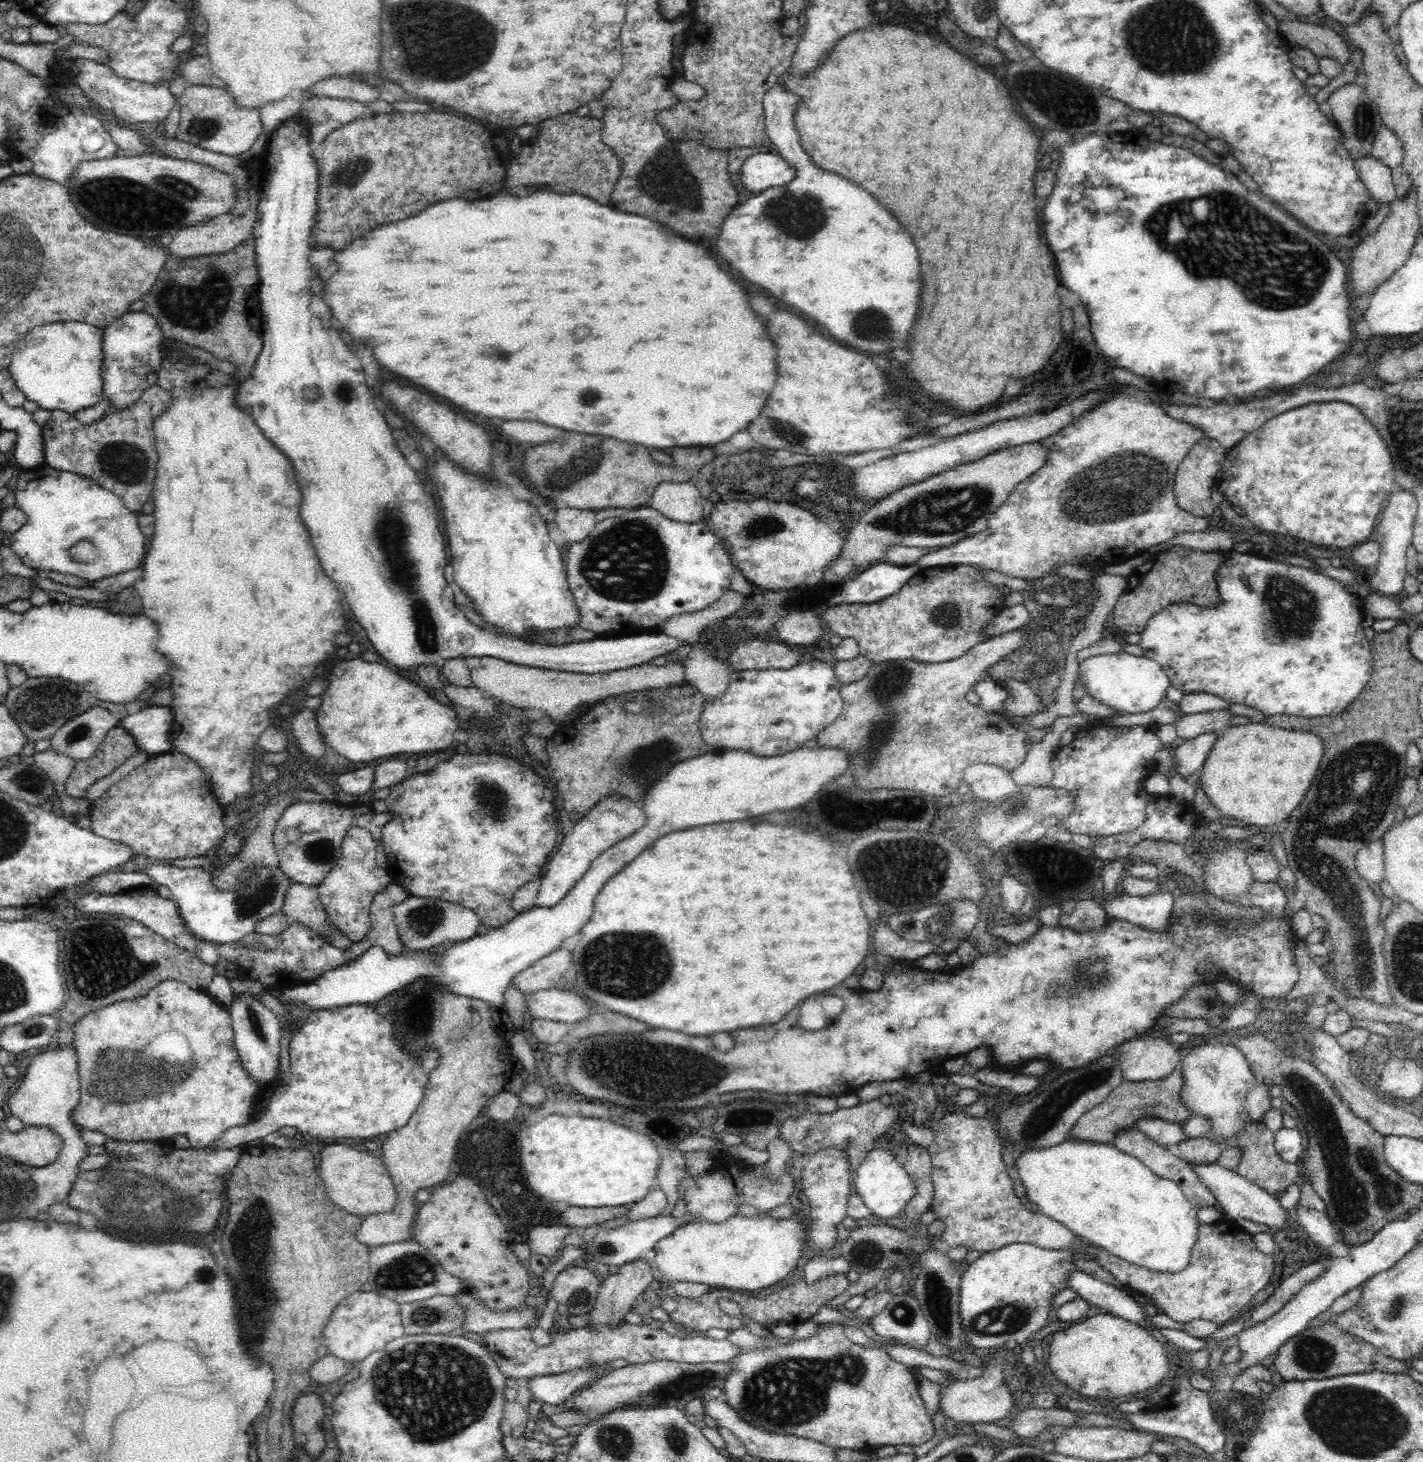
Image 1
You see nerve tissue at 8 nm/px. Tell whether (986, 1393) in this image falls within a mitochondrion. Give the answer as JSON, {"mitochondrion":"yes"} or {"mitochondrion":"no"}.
{"mitochondrion":"no"}

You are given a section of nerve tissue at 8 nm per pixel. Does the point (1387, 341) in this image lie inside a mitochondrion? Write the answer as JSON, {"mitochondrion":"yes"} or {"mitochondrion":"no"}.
{"mitochondrion":"no"}

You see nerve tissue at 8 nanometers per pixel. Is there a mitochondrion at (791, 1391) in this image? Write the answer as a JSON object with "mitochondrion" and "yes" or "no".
{"mitochondrion":"yes"}

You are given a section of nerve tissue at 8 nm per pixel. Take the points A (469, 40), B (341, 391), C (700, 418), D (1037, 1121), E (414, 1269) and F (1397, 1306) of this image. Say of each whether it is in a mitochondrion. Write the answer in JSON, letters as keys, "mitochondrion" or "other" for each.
{"A":"mitochondrion","B":"mitochondrion","C":"other","D":"mitochondrion","E":"mitochondrion","F":"mitochondrion"}

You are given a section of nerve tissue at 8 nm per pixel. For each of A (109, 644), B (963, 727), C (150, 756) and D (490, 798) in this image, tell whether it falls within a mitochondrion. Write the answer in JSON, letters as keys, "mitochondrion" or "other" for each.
{"A":"other","B":"other","C":"other","D":"mitochondrion"}

